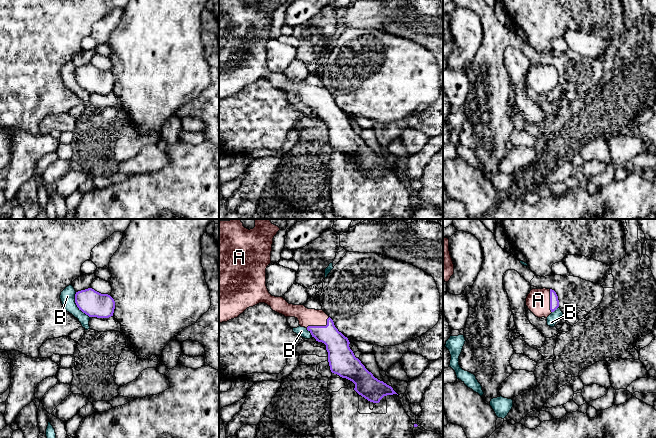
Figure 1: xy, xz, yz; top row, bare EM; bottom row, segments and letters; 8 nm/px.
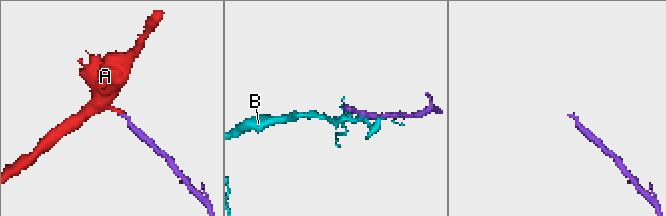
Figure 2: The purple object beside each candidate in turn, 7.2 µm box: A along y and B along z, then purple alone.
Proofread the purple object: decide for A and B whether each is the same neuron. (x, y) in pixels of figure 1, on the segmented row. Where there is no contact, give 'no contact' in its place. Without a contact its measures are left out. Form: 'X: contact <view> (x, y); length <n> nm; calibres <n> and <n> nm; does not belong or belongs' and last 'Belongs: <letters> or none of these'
A: contact xz (319, 326); length 200 nm; calibres 190 and 140 nm; belongs
B: contact xy (76, 304); length 240 nm; calibres 200 and 120 nm; does not belong
Belongs: A

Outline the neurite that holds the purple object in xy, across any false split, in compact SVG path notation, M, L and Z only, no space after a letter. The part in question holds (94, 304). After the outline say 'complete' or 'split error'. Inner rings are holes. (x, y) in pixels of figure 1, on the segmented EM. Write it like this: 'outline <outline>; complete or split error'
outline M92 288L76 292L75 303L89 317L109 318L115 309L115 301L110 295L101 294Z; complete

